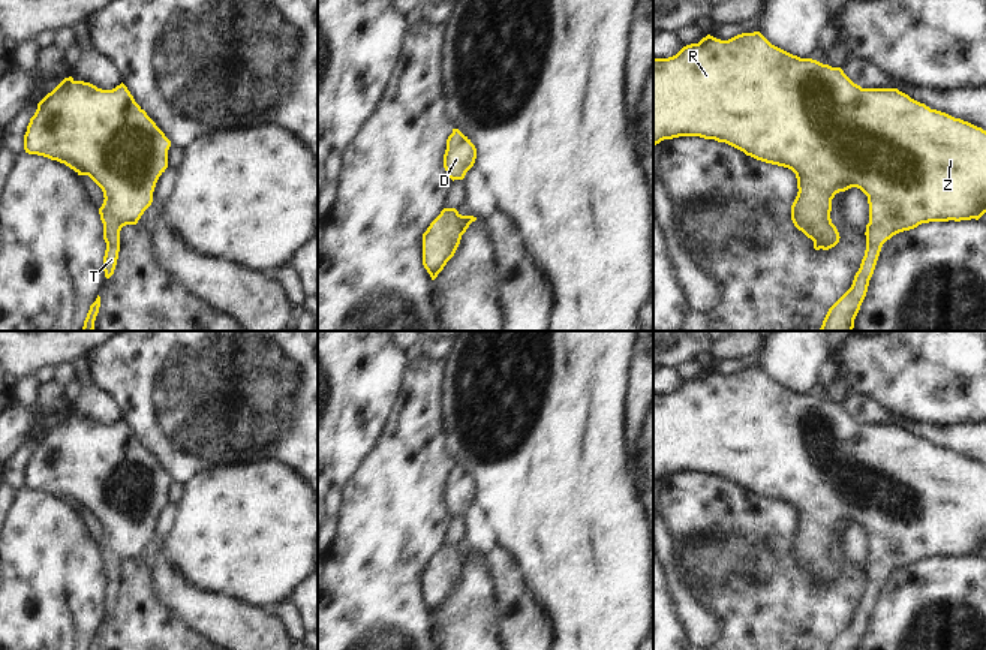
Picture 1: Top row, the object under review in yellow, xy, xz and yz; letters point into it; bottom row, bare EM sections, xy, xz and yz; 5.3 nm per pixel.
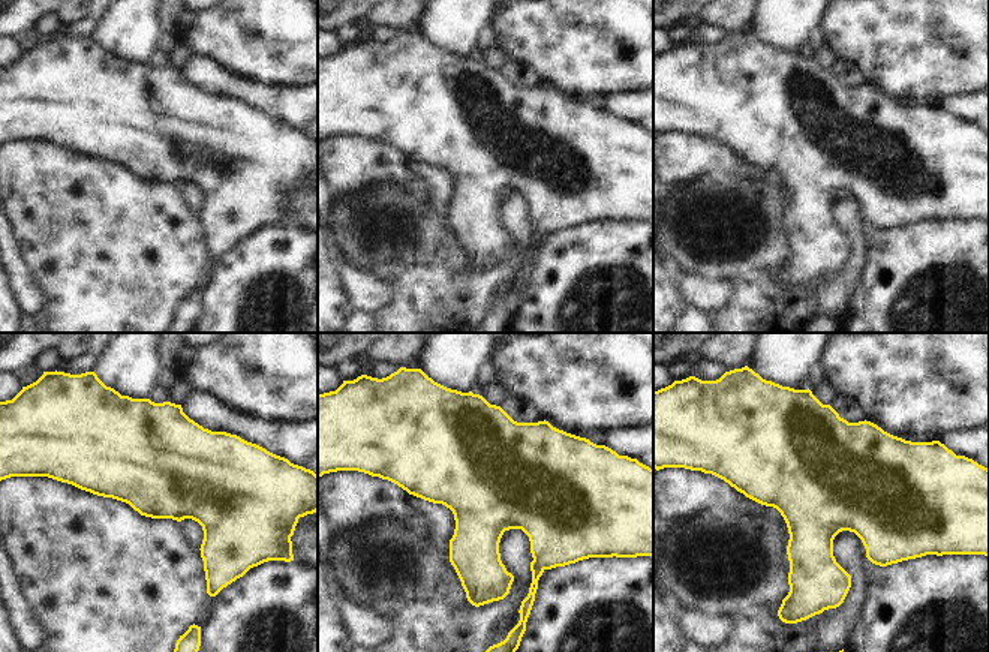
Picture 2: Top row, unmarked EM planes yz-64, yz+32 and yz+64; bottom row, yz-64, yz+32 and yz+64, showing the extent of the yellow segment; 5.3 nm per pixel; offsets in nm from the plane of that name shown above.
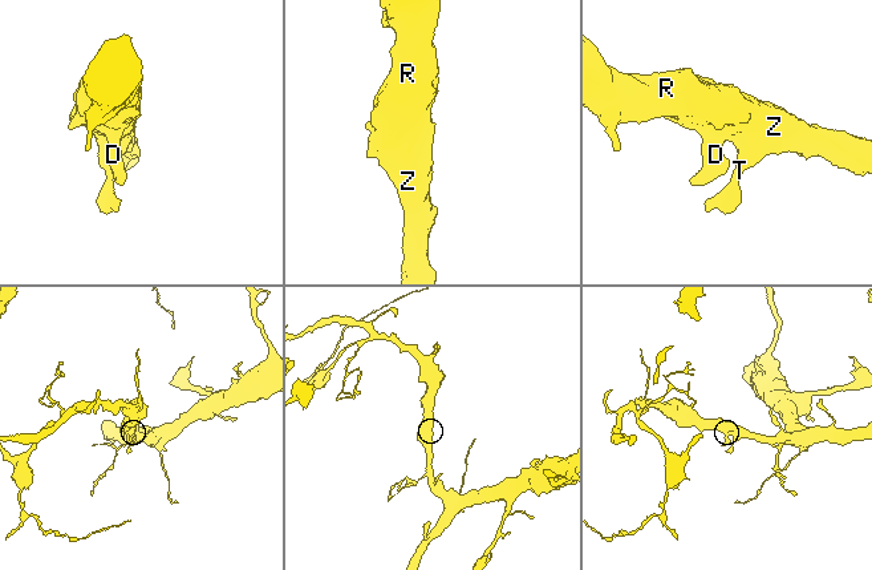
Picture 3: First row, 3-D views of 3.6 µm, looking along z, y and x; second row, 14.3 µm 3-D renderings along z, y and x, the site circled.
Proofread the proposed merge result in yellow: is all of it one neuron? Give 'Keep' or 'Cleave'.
Keep

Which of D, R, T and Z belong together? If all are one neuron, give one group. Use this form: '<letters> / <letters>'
D R T Z

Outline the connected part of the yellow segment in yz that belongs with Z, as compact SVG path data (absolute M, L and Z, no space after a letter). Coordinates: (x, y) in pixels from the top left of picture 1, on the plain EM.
M760 367L728 376L707 370L673 392L653 394L653 481L679 472L725 478L757 496L791 505L799 524L791 556L814 577L815 586L829 586L839 578L830 554L835 530L857 523L868 532L865 592L851 623L827 650L859 649L881 583L893 571L929 557L979 556L986 548L986 466L931 445L898 424L862 424L841 403L793 391L772 380Z

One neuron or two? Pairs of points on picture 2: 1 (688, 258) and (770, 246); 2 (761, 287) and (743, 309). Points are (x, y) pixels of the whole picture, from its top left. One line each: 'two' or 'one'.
1: one
2: one

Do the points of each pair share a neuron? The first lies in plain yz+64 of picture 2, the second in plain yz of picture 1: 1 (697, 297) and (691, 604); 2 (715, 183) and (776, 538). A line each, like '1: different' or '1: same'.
1: same
2: different

